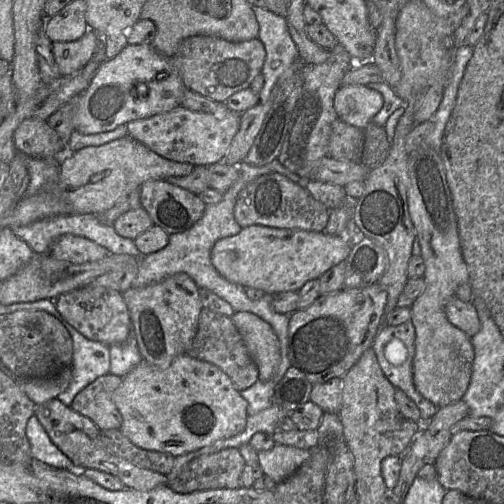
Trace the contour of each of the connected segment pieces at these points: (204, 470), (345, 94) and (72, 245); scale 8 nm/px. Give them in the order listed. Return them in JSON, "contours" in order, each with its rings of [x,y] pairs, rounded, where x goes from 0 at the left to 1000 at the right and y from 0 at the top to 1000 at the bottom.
{"contours":[[[[472,889],[401,903],[371,919],[335,968],[355,980],[387,974],[478,968],[478,940],[488,925]]],[[[677,169],[663,190],[663,216],[681,242],[720,258],[756,218],[762,198],[754,183],[726,169]]],[[[137,464],[115,472],[95,502],[115,516],[147,524],[196,518],[220,504],[216,496],[187,478]]]]}

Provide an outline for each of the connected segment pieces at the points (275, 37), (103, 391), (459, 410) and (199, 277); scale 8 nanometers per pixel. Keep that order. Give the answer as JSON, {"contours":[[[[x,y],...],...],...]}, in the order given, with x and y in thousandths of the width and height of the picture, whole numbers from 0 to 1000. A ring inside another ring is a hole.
{"contours":[[[[500,12],[514,48],[512,77],[528,101],[518,147],[524,171],[514,183],[516,202],[534,200],[554,153],[585,125],[597,125],[589,91],[569,56],[565,34],[534,20]]],[[[218,740],[198,746],[147,788],[139,810],[177,829],[198,855],[236,851],[242,829],[222,782],[240,760],[236,746]]],[[[919,794],[867,815],[847,845],[835,853],[847,871],[847,897],[839,907],[843,921],[861,921],[873,897],[893,875],[895,847],[927,825],[931,825],[931,808]]],[[[550,315],[522,329],[502,329],[480,321],[472,329],[474,351],[466,363],[442,385],[440,397],[423,407],[409,407],[403,429],[373,456],[337,466],[333,486],[321,496],[296,504],[276,514],[276,538],[258,571],[288,569],[341,548],[351,542],[369,542],[395,569],[417,575],[437,591],[450,597],[466,619],[500,621],[542,653],[554,677],[556,720],[546,746],[534,756],[510,754],[498,768],[476,778],[476,786],[490,796],[490,821],[504,823],[542,804],[544,774],[562,750],[571,730],[577,728],[571,710],[571,643],[573,625],[556,623],[540,611],[540,585],[524,583],[514,595],[496,595],[488,571],[452,558],[440,550],[419,520],[419,498],[427,482],[442,472],[470,466],[482,452],[466,438],[464,411],[476,379],[504,355],[534,343],[554,343],[583,363],[607,371],[617,355],[601,355],[567,335]]]]}

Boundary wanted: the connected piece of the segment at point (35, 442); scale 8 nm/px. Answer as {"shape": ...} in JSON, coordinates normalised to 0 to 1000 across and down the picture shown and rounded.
{"shape":[[[63,825],[52,843],[52,865],[60,883],[60,903],[65,911],[115,931],[131,931],[155,938],[169,931],[155,931],[145,917],[105,881],[93,857]]]}

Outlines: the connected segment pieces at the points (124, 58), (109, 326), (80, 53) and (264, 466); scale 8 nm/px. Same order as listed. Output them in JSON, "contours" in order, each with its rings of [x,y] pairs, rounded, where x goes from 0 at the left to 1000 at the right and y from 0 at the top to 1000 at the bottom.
{"contours":[[[[298,85],[252,89],[234,109],[208,119],[165,183],[145,252],[163,266],[194,266],[230,256],[252,244],[296,234],[359,210],[369,173],[345,129],[343,115],[315,107]]],[[[161,569],[109,593],[109,609],[149,655],[177,675],[210,685],[242,683],[262,659],[262,639],[244,581],[206,569]]],[[[175,60],[151,81],[109,81],[103,103],[121,151],[137,151],[163,137],[188,107],[196,85],[196,69]]],[[[565,883],[512,897],[510,923],[548,962],[577,944],[615,907],[613,893]]]]}

